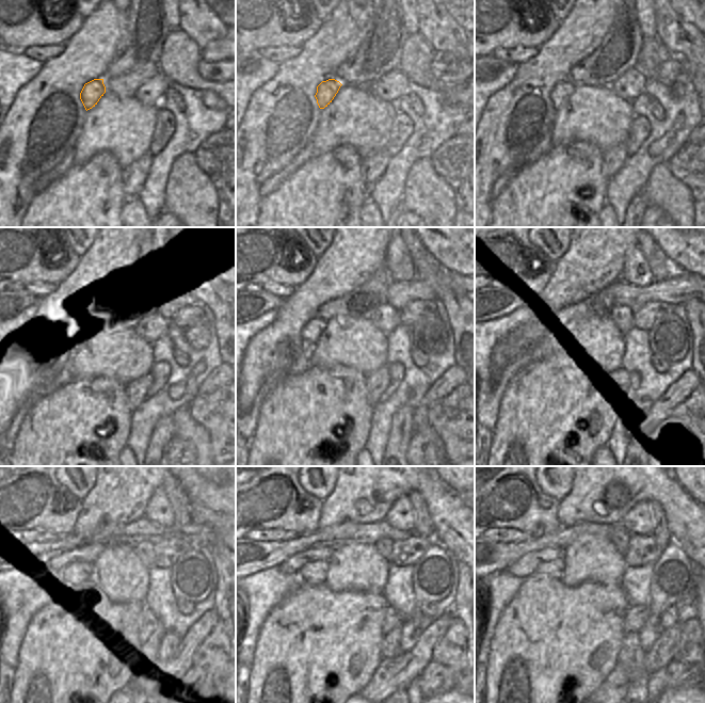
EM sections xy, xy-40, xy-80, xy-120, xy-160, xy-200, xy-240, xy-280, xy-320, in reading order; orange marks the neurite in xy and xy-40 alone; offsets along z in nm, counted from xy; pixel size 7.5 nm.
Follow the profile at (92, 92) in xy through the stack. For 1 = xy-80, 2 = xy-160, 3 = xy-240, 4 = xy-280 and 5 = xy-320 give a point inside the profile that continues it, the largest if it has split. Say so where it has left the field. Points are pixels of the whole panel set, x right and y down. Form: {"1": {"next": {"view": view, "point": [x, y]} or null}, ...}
{"1": {"next": {"view": "xy-80", "point": [562, 91]}}, "2": {"next": {"view": "xy-160", "point": [313, 330]}}, "3": {"next": {"view": "xy-240", "point": [77, 574]}}, "4": {"next": {"view": "xy-280", "point": [315, 573]}}, "5": {"next": {"view": "xy-320", "point": [555, 569]}}}

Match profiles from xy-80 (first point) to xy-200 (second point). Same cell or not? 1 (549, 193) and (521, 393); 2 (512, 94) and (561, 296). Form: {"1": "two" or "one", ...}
{"1": "one", "2": "one"}

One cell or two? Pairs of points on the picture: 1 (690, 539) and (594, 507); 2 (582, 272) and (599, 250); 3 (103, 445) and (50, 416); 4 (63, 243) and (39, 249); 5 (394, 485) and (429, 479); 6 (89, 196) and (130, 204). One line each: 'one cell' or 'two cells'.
1: one cell
2: one cell
3: one cell
4: two cells
5: one cell
6: two cells

